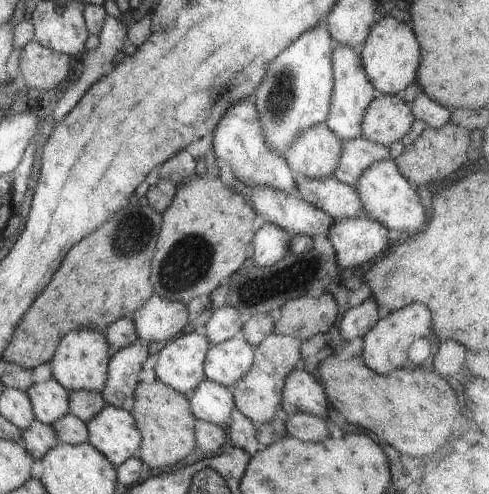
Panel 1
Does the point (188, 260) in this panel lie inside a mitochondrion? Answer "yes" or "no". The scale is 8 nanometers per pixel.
yes

